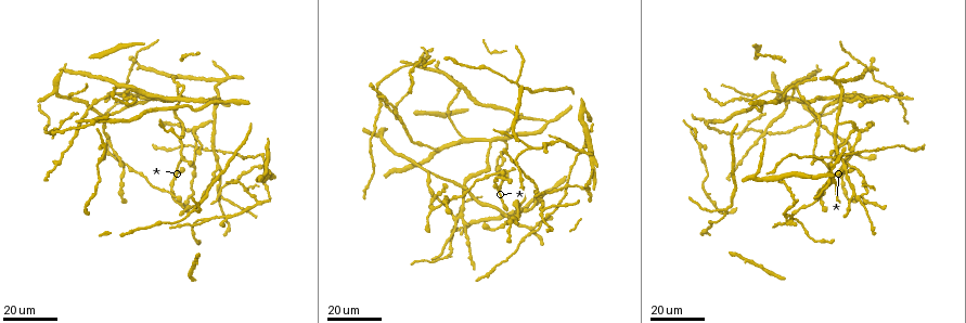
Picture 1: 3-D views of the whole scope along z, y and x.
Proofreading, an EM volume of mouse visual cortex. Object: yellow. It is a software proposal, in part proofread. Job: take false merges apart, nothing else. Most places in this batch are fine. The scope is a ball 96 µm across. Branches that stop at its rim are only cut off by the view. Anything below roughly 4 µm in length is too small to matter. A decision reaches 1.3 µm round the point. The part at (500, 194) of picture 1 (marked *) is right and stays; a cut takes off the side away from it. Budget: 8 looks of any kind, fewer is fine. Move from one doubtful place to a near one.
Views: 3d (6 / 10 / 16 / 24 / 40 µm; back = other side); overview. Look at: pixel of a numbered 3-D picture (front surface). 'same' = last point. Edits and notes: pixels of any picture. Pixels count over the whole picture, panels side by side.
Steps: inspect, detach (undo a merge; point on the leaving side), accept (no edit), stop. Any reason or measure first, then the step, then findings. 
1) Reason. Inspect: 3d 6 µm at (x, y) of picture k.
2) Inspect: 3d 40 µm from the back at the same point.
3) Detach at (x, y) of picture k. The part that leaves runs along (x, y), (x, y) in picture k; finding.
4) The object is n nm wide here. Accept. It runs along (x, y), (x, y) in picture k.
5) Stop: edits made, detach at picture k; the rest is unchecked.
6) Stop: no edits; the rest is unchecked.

Inspect: 3d 24 µm at (176, 96) of picture 1.

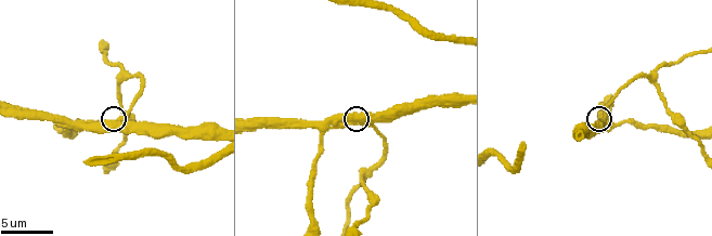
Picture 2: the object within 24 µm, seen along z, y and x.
Inspect: 3d 10 µm at (122, 117) of picture 2.

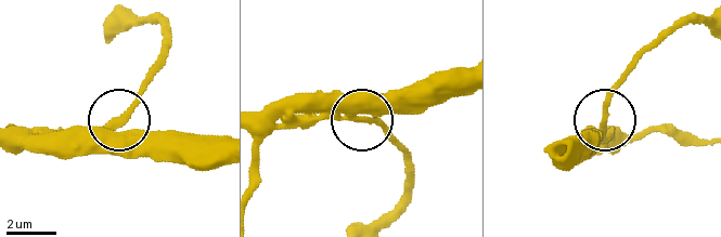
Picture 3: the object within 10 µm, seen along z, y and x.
The side arm is 99 µm long. Accept. It runs along (384, 219), (400, 200), (407, 155), (376, 123), (318, 103) in picture 3; all the same neuron.

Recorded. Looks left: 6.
Inspect: 3d 24 µm at (453, 218) of picture 1.

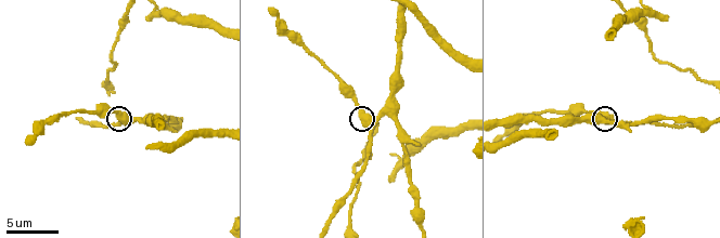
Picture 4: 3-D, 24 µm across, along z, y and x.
Inspect: 3d 10 µm at (365, 127) of picture 4.

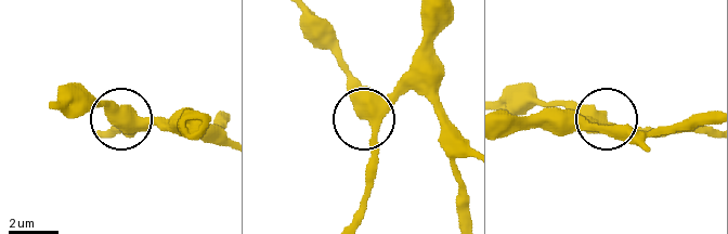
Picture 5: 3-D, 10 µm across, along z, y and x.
The object is 460 nm wide here. Accept. It runs along (424, 21), (421, 57), (363, 116), (360, 82), (338, 48) in picture 5; continuous, no second neuron.

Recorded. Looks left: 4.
Three-way junction. Inspect: 3d 24 µm at (853, 194) of picture 1.

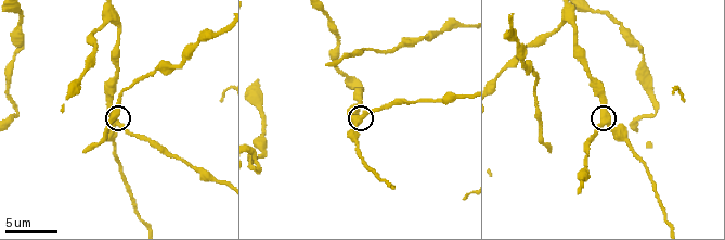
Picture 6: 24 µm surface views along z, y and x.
Inspect: 3d 6 µm at (115, 123) of picture 6.

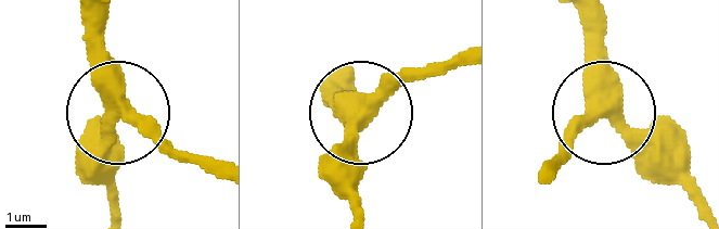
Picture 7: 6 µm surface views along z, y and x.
The object is 370 nm wide here. Accept. It runs along (349, 76), (343, 97), (360, 107), (354, 207) in picture 7; one neuron here.

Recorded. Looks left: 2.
Thin arm on a thick one. Inspect: 3d 10 µm at (111, 17) of picture 6.

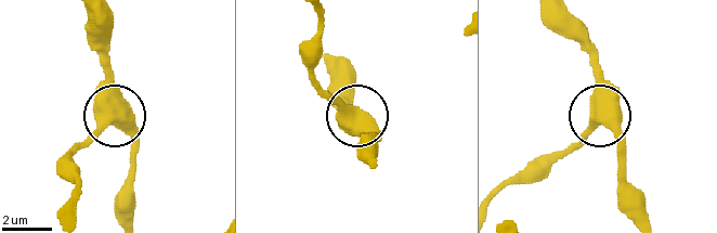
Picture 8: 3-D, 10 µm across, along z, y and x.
Accept. One neuron here.

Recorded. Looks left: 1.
Stop: no edits; the rest is unchecked.

